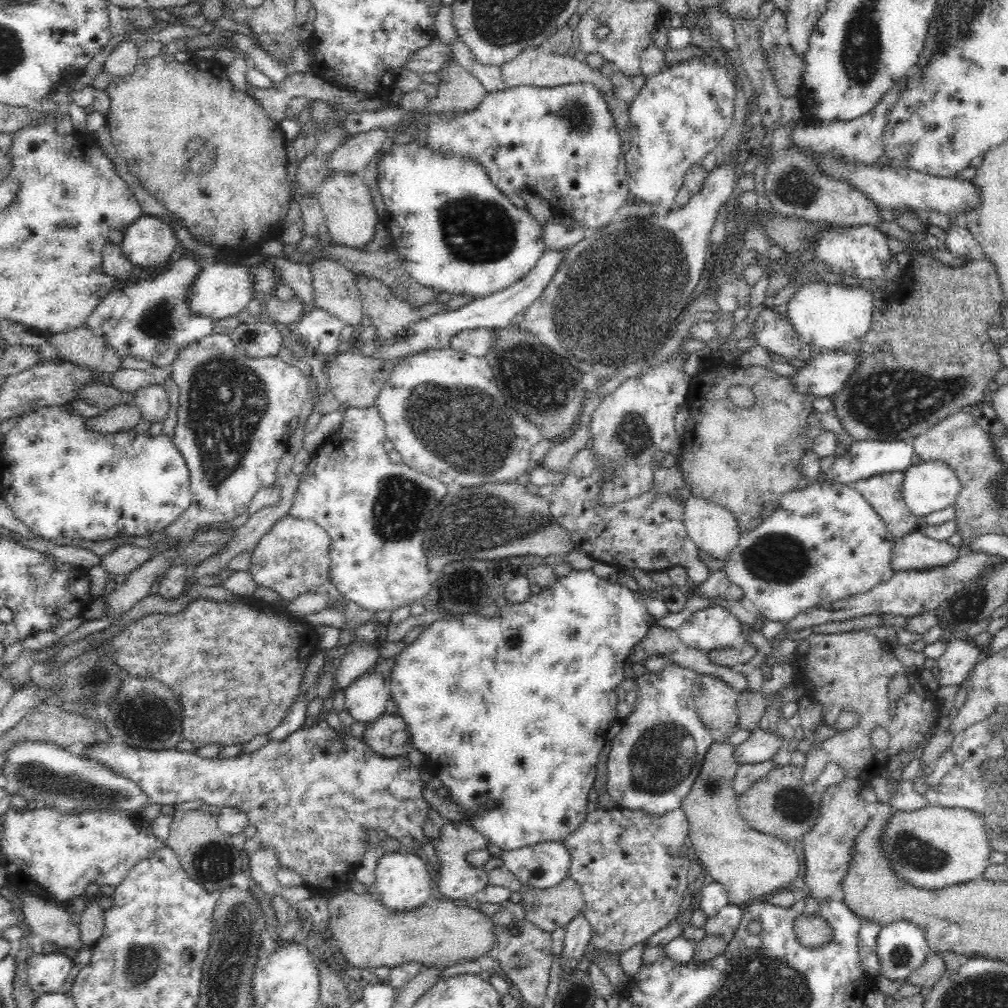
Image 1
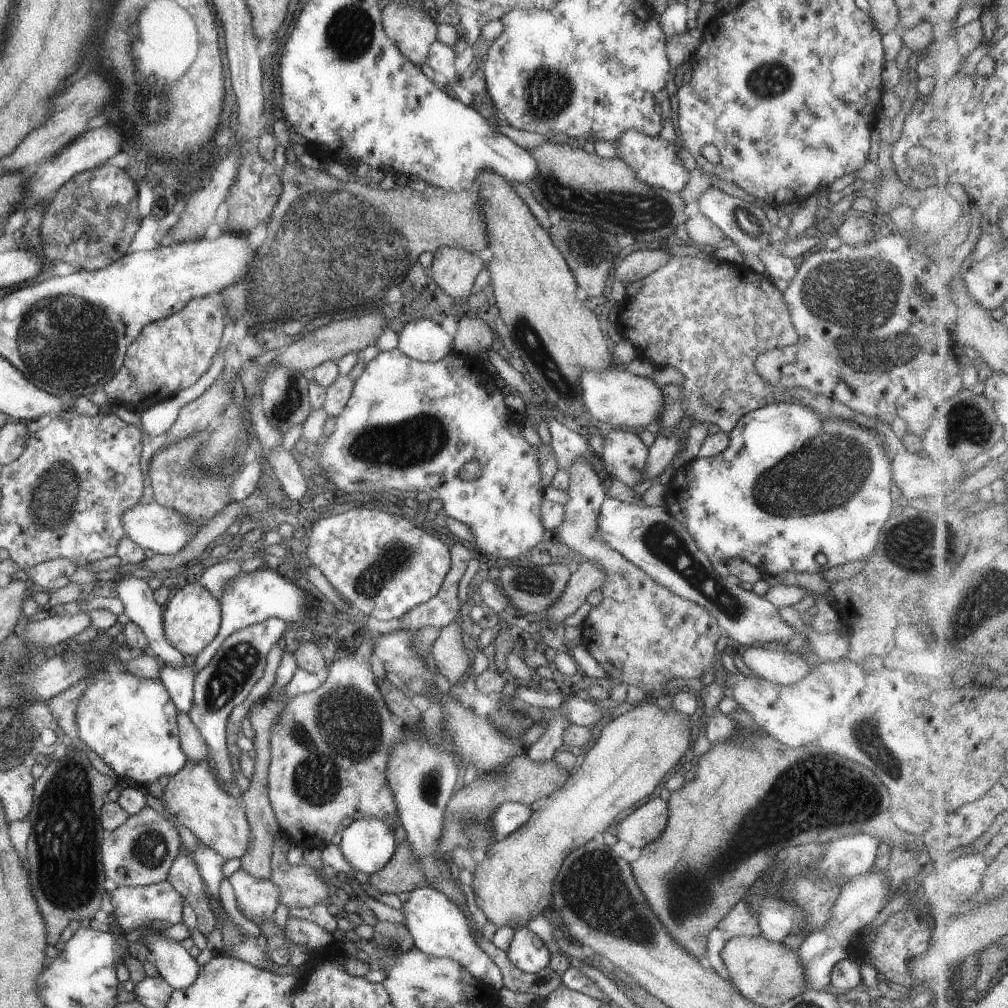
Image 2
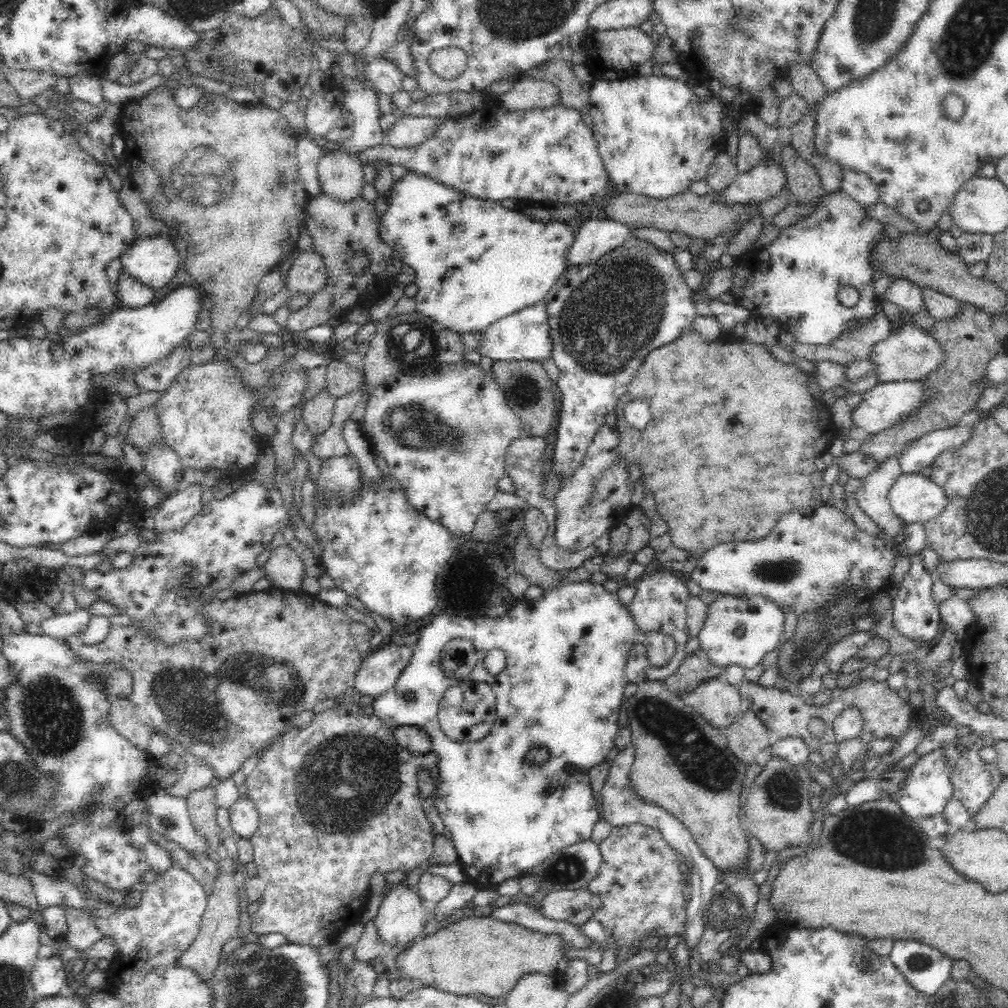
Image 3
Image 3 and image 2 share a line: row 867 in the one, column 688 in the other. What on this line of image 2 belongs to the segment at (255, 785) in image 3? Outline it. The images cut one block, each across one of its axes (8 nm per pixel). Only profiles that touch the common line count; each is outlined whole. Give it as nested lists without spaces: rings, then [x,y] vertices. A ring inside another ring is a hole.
[[[673,256],[668,264],[664,264],[662,268],[658,268],[641,281],[640,290],[634,296],[626,297],[622,301],[617,315],[617,328],[611,331],[612,335],[624,334],[628,340],[632,340],[640,356],[655,368],[672,366],[686,378],[680,388],[682,406],[684,414],[693,420],[693,424],[705,421],[706,424],[716,424],[721,431],[728,432],[747,412],[778,401],[794,402],[812,408],[822,420],[836,418],[856,422],[858,426],[865,422],[863,419],[860,420],[863,417],[854,410],[848,410],[848,406],[842,406],[832,398],[824,398],[824,395],[804,390],[802,387],[778,390],[756,372],[756,358],[760,354],[778,347],[795,345],[798,340],[798,333],[791,320],[783,292],[765,273],[760,274],[748,268],[743,262],[736,264],[731,260],[702,260],[698,257]]]

